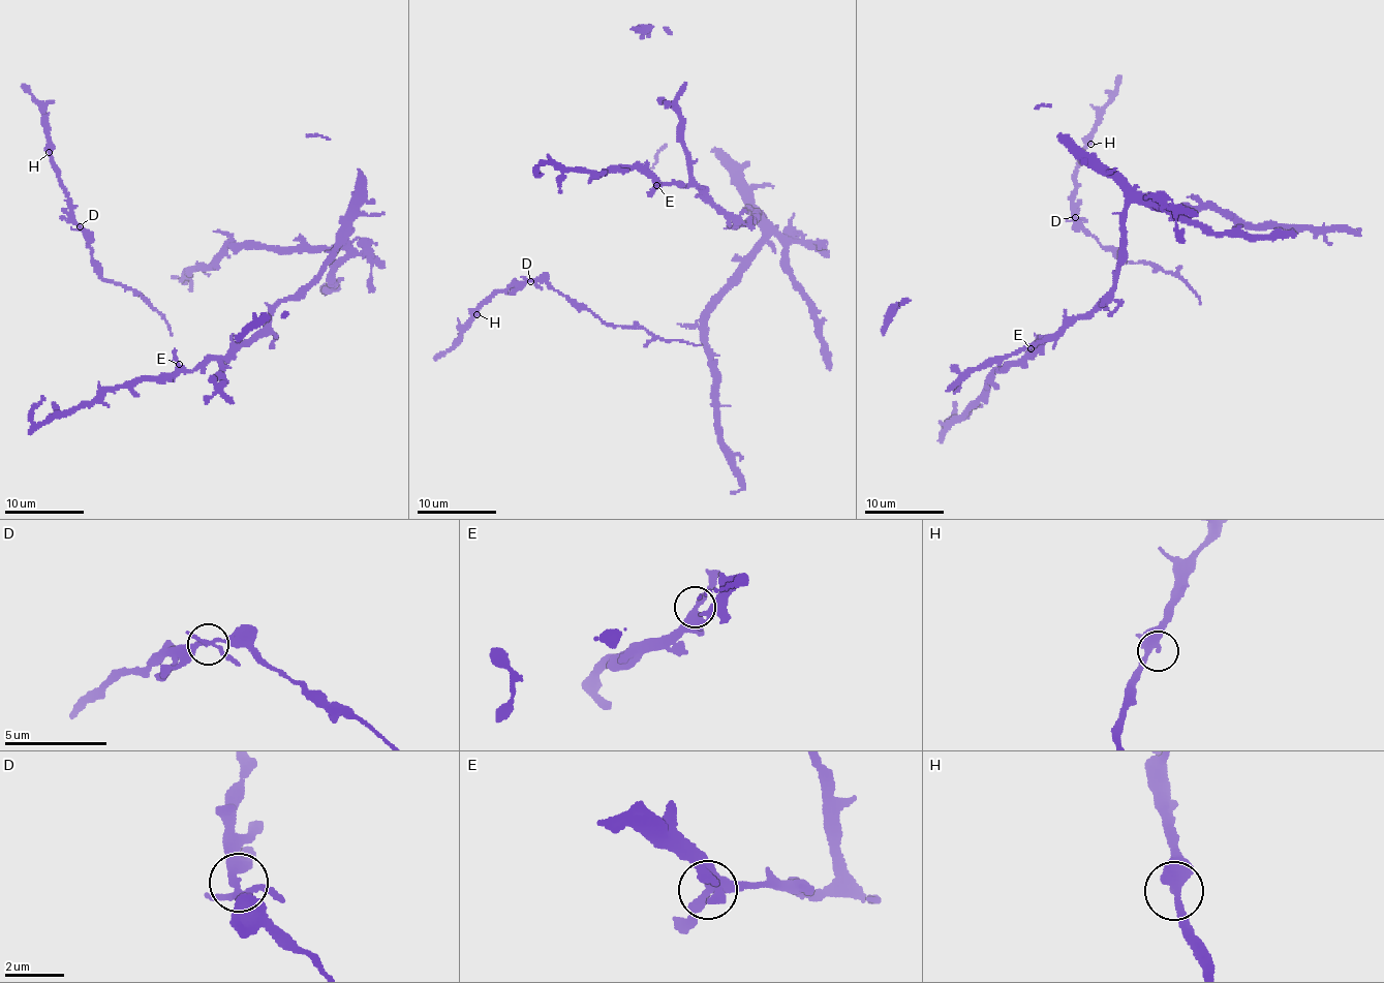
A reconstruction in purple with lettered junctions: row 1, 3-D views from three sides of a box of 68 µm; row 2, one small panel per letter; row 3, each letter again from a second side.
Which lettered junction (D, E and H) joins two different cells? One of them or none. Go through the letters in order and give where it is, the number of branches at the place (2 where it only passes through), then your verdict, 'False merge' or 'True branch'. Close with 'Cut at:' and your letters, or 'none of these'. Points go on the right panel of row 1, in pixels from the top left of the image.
D: Place: (1075, 217). Branches: 4. False merge
E: Place: (1031, 348). Branches: 3. True branch
H: Place: (1090, 144). Branches: 3. True branch
Cut at: D

